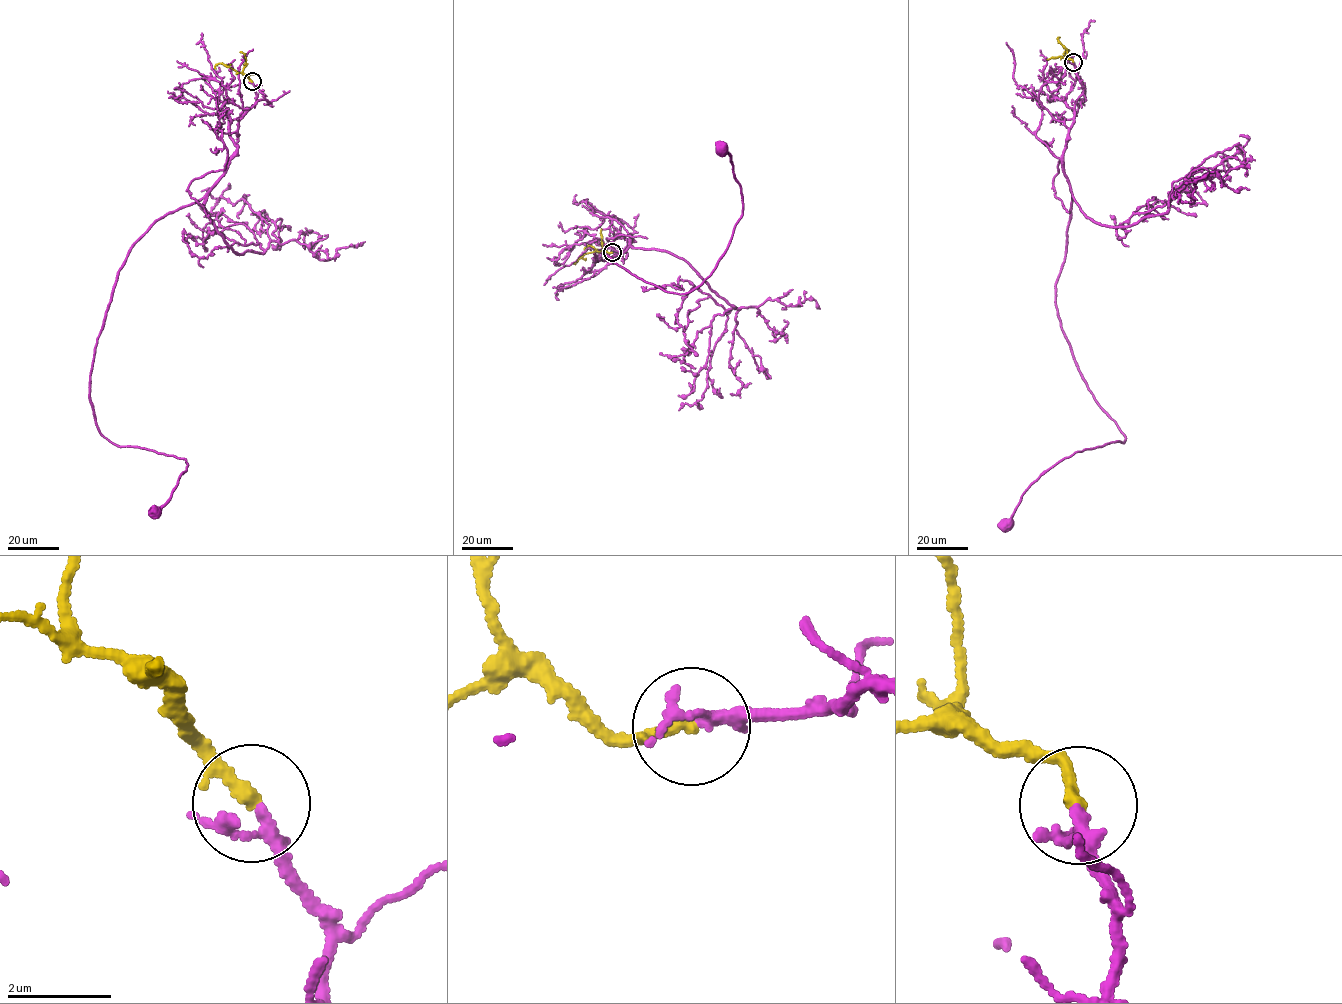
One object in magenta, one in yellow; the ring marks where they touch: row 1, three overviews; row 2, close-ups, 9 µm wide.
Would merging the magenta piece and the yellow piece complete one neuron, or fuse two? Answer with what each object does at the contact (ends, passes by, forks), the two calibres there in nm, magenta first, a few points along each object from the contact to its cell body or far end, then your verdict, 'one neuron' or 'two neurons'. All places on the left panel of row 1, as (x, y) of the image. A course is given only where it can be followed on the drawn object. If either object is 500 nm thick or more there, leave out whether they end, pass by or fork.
magenta passes by | yellow ends | 170/260 nm | magenta via (252, 81), (224, 175), (134, 243), (98, 337), (100, 433), (188, 464), (154, 512) | yellow via (251, 81), (222, 64), (216, 68) | one neuron

